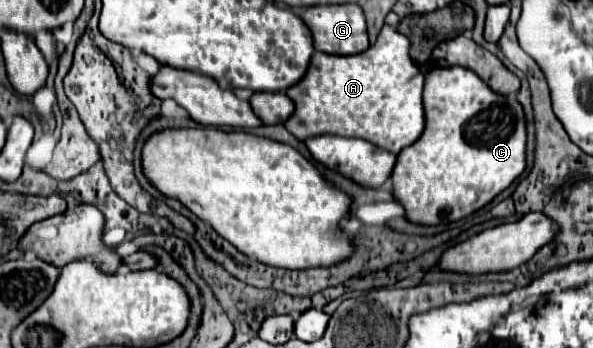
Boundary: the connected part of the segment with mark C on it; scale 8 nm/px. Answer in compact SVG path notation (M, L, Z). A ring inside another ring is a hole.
M451 66L451 68L435 68L435 70L427 70L425 72L425 92L423 92L423 106L425 106L425 130L421 134L421 138L403 148L403 152L399 152L397 156L397 164L393 168L393 194L395 198L405 206L405 216L411 222L417 224L439 224L439 222L455 222L461 220L469 214L473 214L475 210L483 208L485 204L489 204L499 192L503 192L505 188L509 188L527 168L527 124L525 124L525 110L519 104L517 96L499 96L497 92L491 92L491 88L487 88L487 84L483 84L483 80L479 80L479 76L463 66Z

